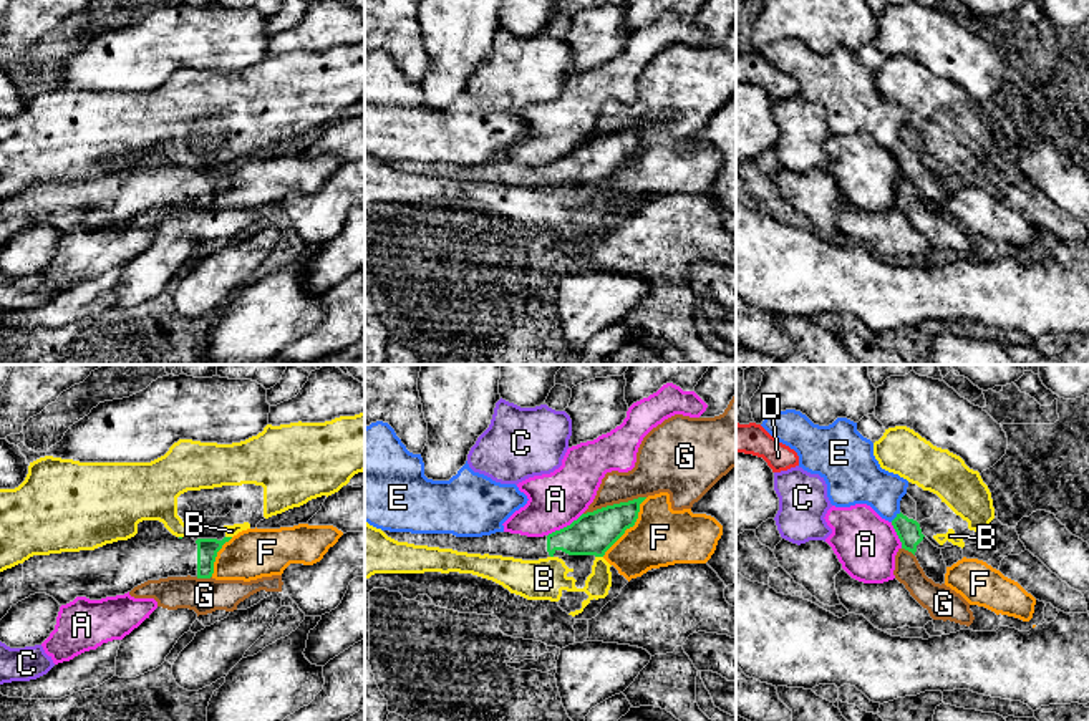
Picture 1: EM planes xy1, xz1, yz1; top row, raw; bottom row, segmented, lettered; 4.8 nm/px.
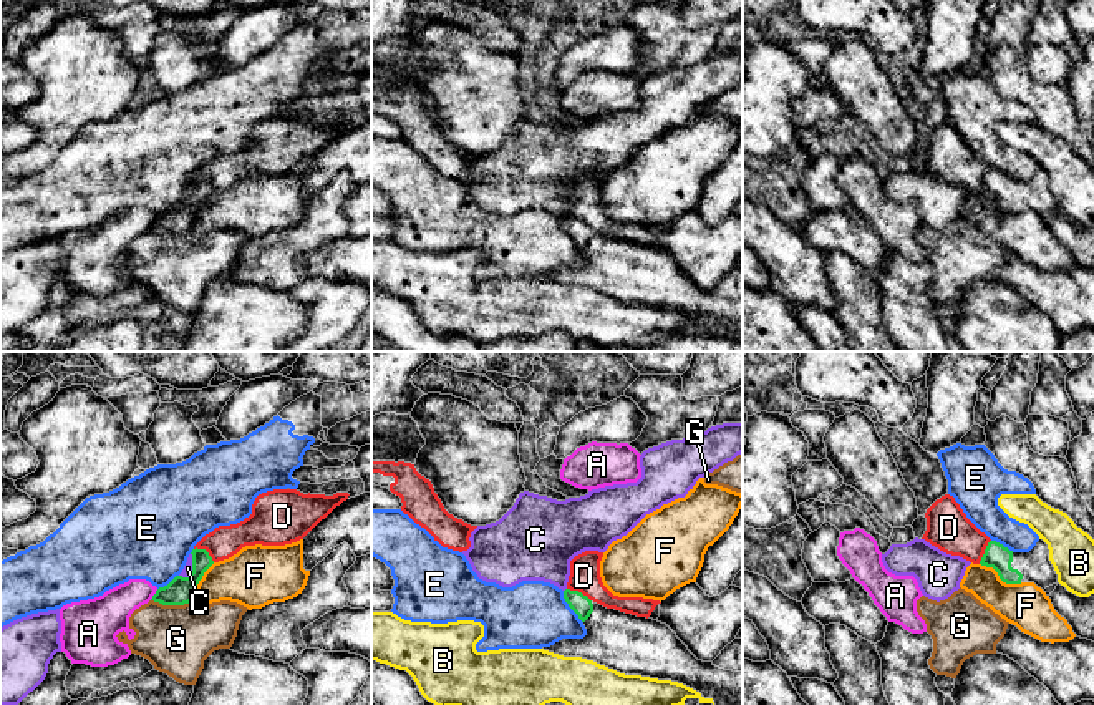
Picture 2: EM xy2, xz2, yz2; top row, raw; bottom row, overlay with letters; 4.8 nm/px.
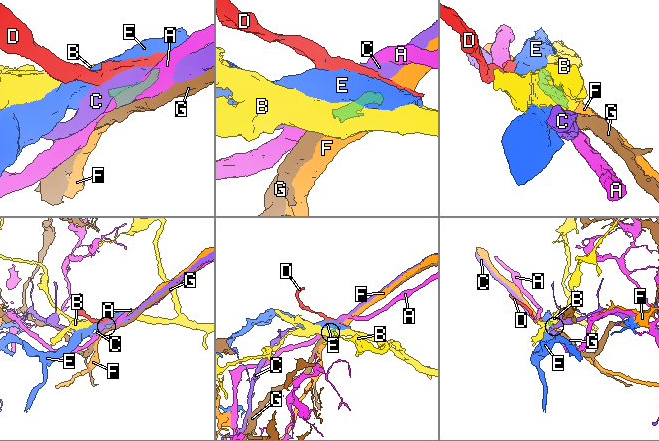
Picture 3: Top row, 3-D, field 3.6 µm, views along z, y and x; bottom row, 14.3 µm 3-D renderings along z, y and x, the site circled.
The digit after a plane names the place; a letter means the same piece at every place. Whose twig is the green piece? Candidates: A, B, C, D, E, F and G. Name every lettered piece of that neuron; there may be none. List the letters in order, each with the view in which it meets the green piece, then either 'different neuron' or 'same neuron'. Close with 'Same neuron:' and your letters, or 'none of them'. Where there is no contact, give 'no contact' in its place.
A: xz1 | different neuron
B: xz1 | different neuron
C: xy2 | different neuron
D: xz2 | different neuron
E: xz2 | different neuron
F: xz1 | different neuron
G: xz1 | different neuron
Same neuron: none of them

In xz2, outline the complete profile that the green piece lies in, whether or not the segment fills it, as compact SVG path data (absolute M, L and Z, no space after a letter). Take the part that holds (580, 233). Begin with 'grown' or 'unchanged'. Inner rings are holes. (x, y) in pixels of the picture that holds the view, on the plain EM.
grown; M565 217L564 227L583 250L587 264L562 267L550 275L542 275L544 279L593 289L625 304L678 310L699 320L701 325L711 327L716 335L743 335L743 300L724 299L713 290L698 289L666 252L607 237L578 219Z

